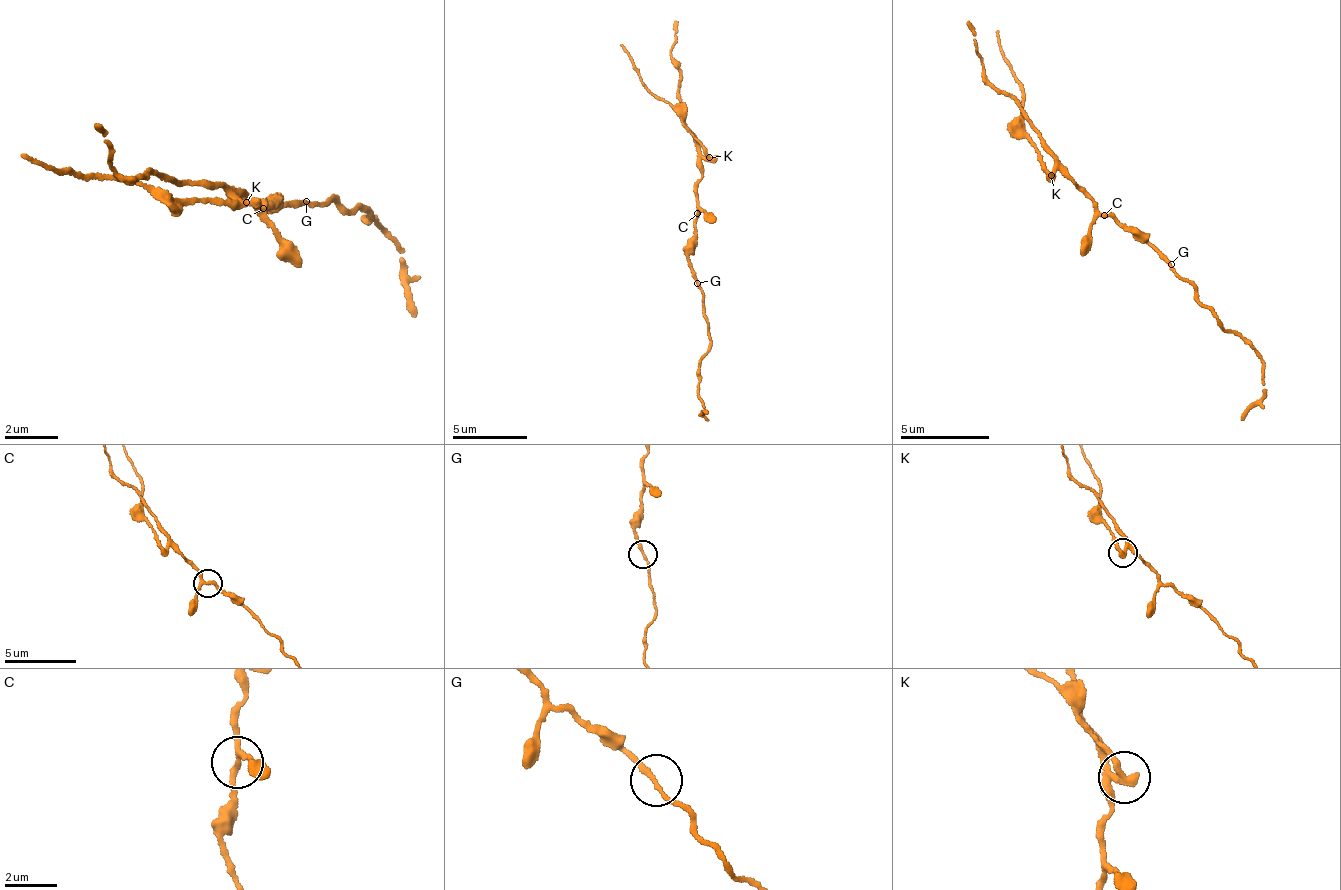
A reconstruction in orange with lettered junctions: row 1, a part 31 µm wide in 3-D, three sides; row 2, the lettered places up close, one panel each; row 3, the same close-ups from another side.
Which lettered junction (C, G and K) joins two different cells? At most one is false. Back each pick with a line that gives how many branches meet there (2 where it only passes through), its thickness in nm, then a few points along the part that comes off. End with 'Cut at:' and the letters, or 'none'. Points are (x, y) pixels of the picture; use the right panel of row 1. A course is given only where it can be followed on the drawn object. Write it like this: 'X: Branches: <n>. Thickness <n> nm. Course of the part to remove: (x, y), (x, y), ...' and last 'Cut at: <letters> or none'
K: Branches: 3. Thickness 240 nm. Course of the part to remove: (1051, 176), (1031, 142), (1021, 106), (1021, 85), (997, 28)
Cut at: K

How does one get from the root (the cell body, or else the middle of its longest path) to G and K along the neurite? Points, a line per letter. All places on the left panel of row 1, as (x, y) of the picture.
G: (270, 205), (276, 194), (284, 204), (286, 201), (304, 203)
K: (270, 205), (268, 209), (265, 205), (261, 212), (241, 195), (239, 199), (244, 198), (248, 202)

